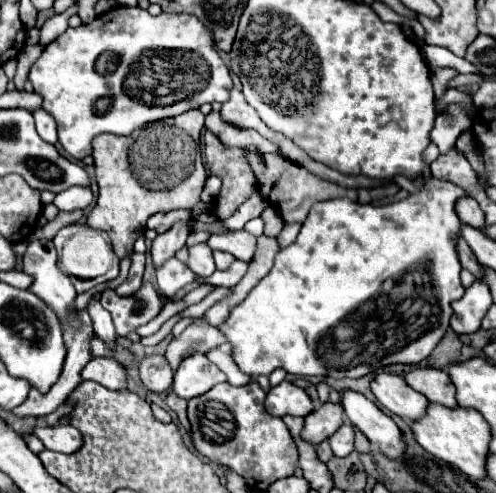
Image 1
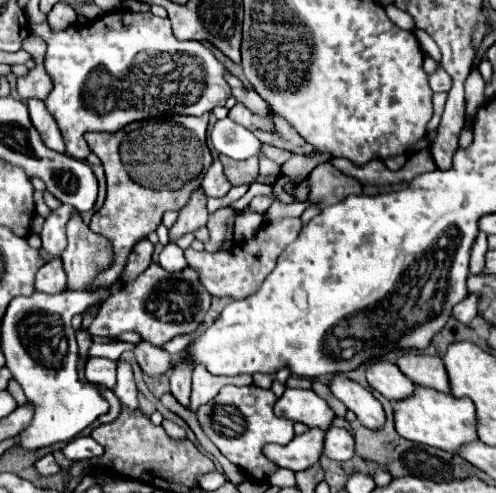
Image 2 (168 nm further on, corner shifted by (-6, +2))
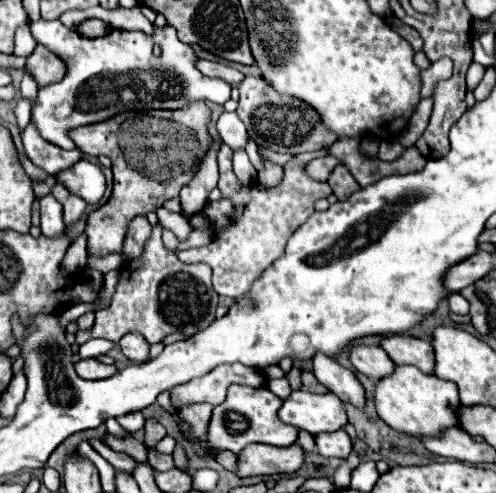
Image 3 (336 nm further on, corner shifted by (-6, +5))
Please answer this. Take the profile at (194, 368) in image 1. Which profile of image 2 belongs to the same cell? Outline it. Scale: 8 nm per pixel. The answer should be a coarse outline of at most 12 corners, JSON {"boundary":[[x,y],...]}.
{"boundary":[[204,366],[192,374],[192,410],[222,386],[250,386],[252,376],[214,376]]}

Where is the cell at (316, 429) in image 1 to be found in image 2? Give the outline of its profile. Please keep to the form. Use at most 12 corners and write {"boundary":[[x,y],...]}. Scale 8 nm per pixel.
{"boundary":[[310,428],[290,444],[268,444],[264,456],[292,472],[314,466],[324,430]]}

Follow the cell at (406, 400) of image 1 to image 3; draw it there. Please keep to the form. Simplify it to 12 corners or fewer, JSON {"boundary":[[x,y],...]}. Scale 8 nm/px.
{"boundary":[[356,345],[350,361],[374,381],[392,375],[382,347]]}

